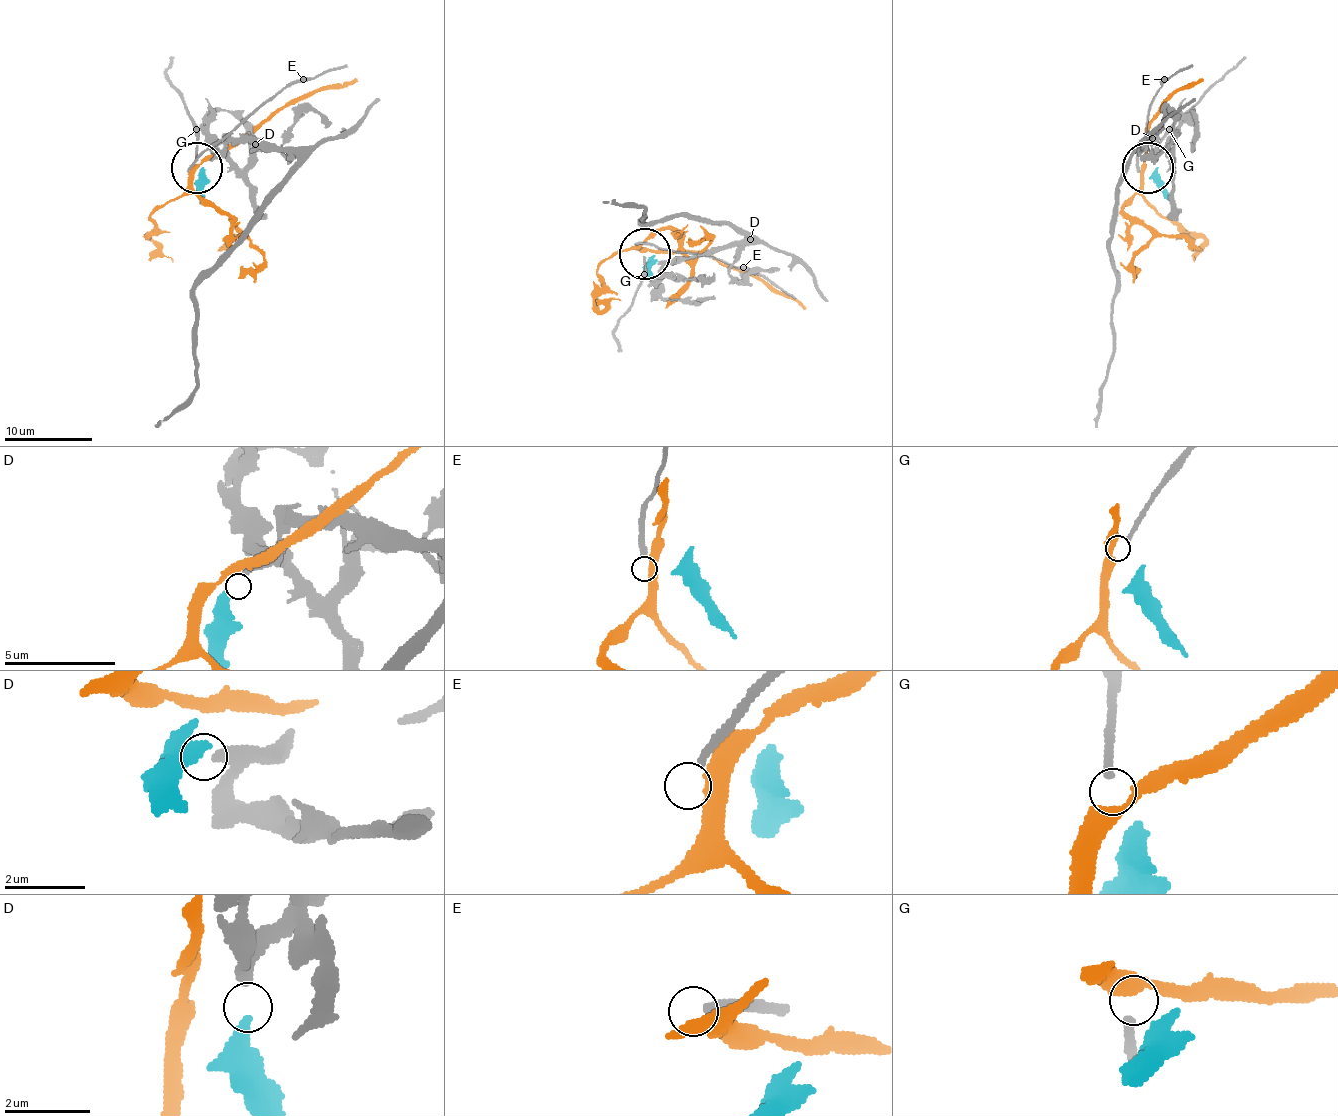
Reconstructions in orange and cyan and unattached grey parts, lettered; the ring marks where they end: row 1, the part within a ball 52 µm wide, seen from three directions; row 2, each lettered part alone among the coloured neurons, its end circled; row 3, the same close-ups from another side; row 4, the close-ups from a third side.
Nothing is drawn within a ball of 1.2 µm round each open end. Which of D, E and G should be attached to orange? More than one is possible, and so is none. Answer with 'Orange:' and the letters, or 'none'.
Orange: none

